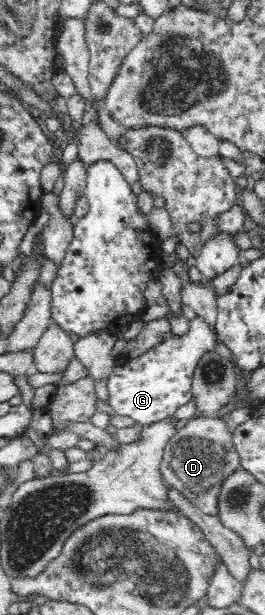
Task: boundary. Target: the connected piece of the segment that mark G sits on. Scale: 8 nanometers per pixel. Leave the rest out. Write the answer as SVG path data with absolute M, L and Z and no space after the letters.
M204 317L189 320L189 331L184 336L172 336L126 364L115 366L107 378L109 404L117 415L130 418L140 425L157 424L173 419L175 413L190 402L191 384L198 362L206 352L215 352L219 336Z

